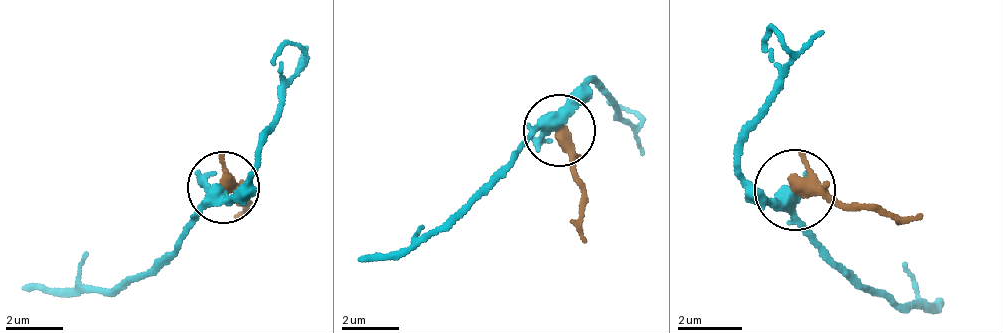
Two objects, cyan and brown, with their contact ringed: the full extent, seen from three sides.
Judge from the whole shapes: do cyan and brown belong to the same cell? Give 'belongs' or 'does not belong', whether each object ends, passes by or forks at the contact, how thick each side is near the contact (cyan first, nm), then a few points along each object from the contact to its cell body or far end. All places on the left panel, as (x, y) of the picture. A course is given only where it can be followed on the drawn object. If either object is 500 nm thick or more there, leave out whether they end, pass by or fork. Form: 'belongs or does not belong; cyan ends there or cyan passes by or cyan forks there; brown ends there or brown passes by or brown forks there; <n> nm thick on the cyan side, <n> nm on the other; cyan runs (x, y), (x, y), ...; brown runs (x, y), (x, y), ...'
does not belong; cyan forks there; brown passes by; 320 nm thick on the cyan side, 340 nm on the other; cyan runs (218, 189), (196, 225), (139, 276), (95, 290), (23, 283); brown runs (225, 189), (247, 211)

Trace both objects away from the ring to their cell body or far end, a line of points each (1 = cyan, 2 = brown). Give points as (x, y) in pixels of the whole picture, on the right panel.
1: (797, 192), (805, 232), (862, 289), (911, 305), (943, 297)
2: (797, 192), (919, 216)

